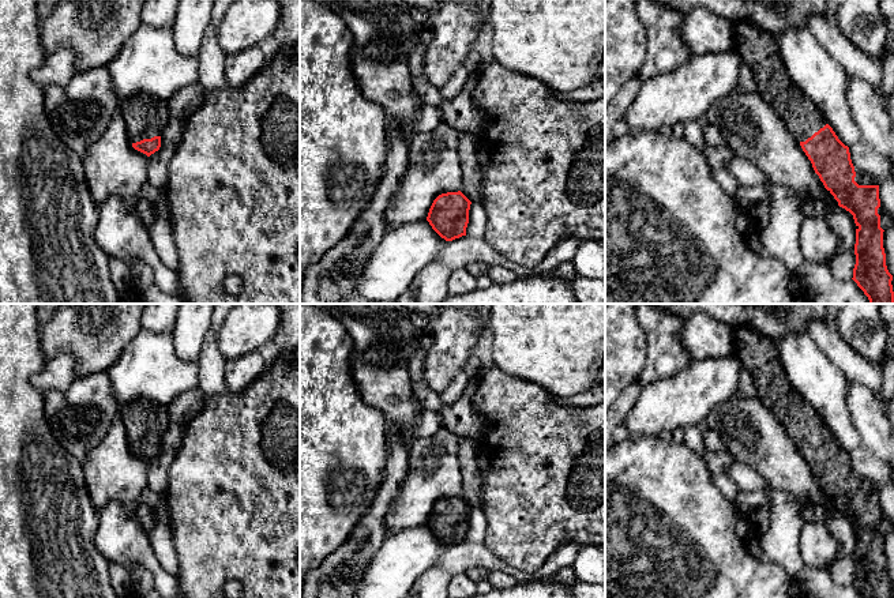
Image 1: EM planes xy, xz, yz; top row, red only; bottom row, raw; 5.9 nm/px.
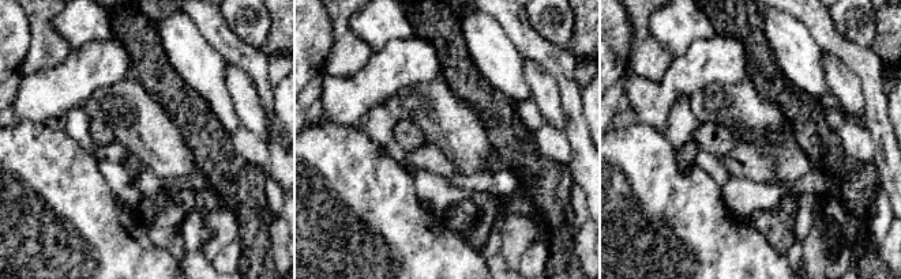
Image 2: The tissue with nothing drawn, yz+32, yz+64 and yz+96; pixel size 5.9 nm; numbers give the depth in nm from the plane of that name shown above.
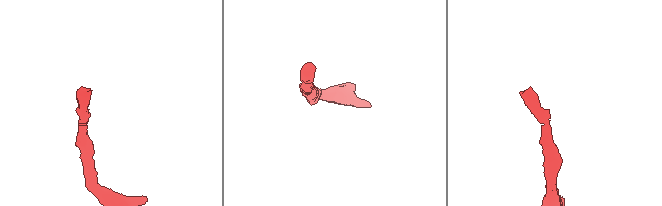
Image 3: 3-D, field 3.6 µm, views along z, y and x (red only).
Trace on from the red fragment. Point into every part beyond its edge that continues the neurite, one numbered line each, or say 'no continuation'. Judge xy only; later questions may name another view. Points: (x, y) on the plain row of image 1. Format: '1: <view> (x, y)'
1: xy (146, 421)

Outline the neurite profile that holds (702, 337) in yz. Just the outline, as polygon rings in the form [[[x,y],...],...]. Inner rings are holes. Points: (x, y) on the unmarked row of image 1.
[[[706,313],[681,319],[679,338],[692,361],[737,356],[733,327]]]

